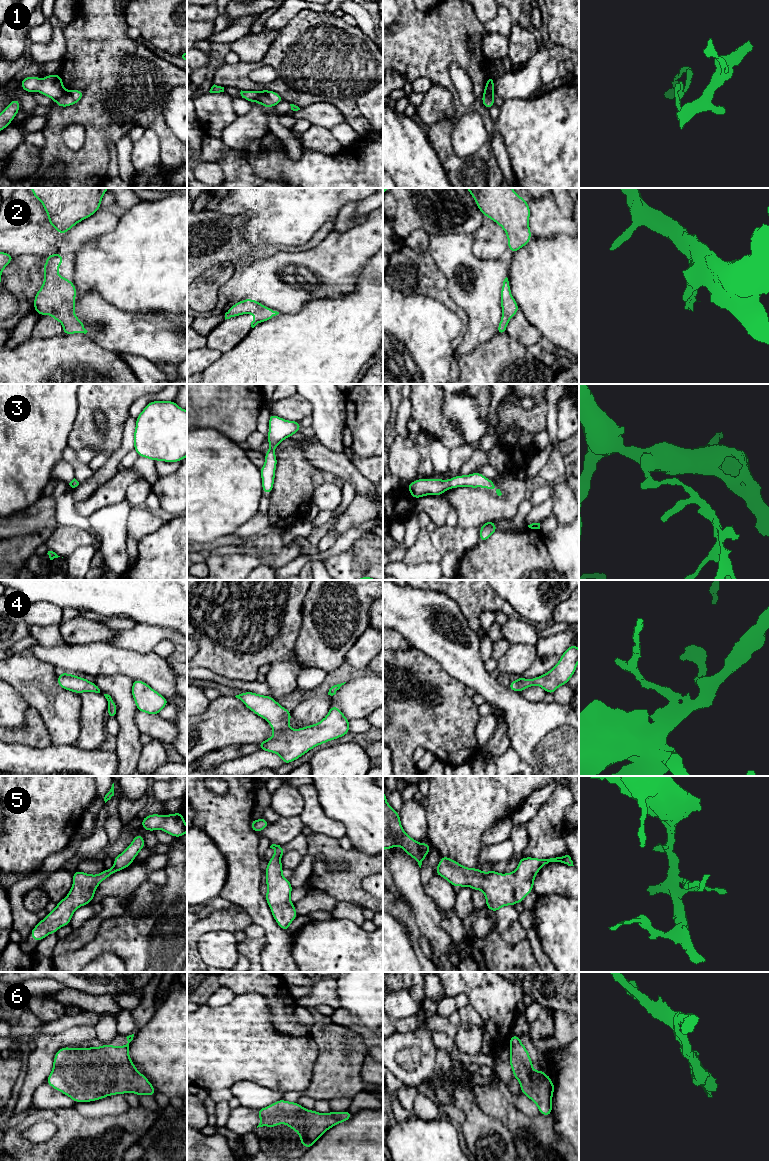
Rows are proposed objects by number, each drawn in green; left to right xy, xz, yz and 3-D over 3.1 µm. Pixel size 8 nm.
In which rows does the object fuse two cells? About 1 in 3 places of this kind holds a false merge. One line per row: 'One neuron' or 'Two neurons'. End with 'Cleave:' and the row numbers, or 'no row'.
1: Two neurons
2: One neuron
3: One neuron
4: One neuron
5: One neuron
6: One neuron
Cleave: 1

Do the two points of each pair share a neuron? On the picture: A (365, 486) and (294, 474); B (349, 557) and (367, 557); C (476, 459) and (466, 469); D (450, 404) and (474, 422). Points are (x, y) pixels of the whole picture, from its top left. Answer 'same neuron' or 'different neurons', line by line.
A: different neurons
B: different neurons
C: same neuron
D: same neuron

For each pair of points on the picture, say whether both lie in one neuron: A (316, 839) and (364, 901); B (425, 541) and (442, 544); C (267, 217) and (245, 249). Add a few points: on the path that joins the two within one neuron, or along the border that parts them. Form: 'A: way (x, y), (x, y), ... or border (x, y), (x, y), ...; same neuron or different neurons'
A: way (334, 851), (344, 856), (354, 866), (354, 883); same neuron
B: border (429, 533), (431, 544), (440, 554); different neurons
C: border (242, 222), (242, 238), (248, 243), (273, 244); different neurons

